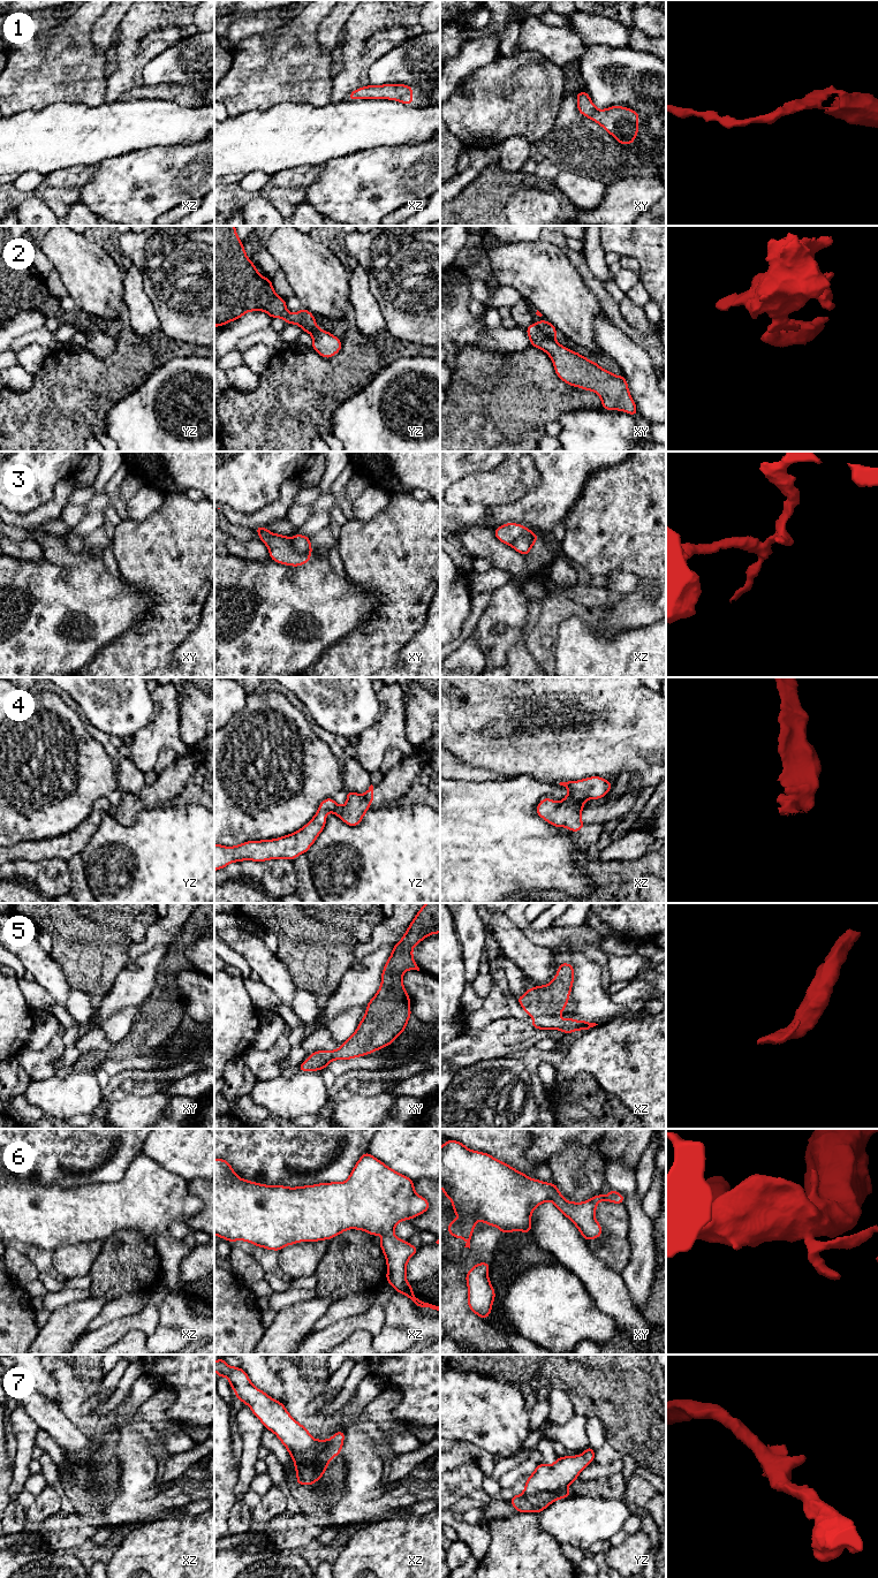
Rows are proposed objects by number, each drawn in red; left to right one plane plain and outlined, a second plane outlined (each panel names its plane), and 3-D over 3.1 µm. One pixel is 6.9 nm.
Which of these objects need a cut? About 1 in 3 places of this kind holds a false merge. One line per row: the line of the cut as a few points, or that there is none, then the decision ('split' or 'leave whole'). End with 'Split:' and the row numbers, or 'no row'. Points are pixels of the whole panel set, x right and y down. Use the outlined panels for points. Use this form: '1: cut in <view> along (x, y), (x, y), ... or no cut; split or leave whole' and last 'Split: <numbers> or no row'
1: no cut; leave whole
2: no cut; leave whole
3: cut in xy along (290, 539), (292, 547), (296, 552), (310, 553); split
4: no cut; leave whole
5: no cut; leave whole
6: no cut; leave whole
7: cut in xz along (326, 1447), (326, 1450), (316, 1459), (294, 1458), (292, 1456); split
Split: 3, 7

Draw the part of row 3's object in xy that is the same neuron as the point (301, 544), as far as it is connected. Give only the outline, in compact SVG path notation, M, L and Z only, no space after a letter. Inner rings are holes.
M296 533L292 538L292 545L296 553L312 553L311 544L310 544L310 537L301 536Z

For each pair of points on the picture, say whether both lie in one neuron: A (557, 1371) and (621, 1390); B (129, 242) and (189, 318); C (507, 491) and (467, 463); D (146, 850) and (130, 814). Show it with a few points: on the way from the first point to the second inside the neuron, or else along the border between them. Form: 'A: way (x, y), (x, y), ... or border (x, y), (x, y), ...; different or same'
A: way (573, 1371), (602, 1371), (605, 1374); same
B: way (148, 260), (187, 300); same
C: border (500, 463), (490, 470), (468, 473), (454, 483); different
D: border (157, 808), (142, 810), (128, 826), (108, 814); different

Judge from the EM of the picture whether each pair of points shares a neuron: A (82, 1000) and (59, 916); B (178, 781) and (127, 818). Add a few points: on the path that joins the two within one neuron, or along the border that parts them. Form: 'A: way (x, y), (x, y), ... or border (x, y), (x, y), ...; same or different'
A: border (74, 988), (90, 996), (93, 1011); different
B: way (165, 789), (138, 805); same

